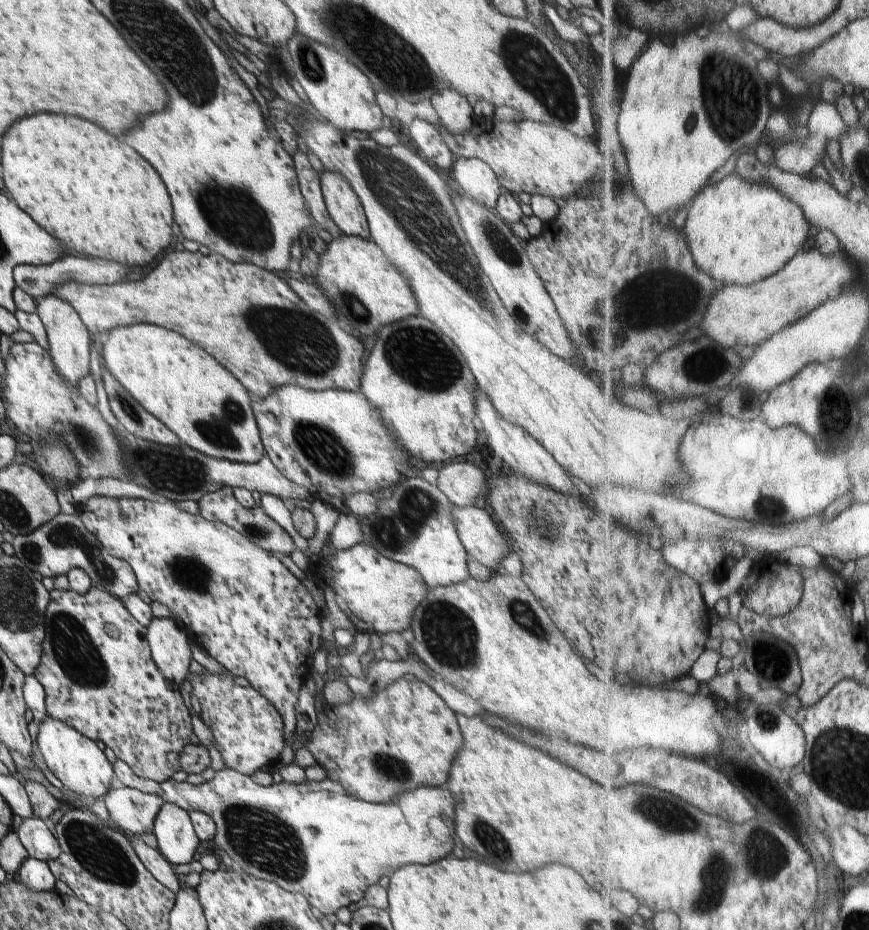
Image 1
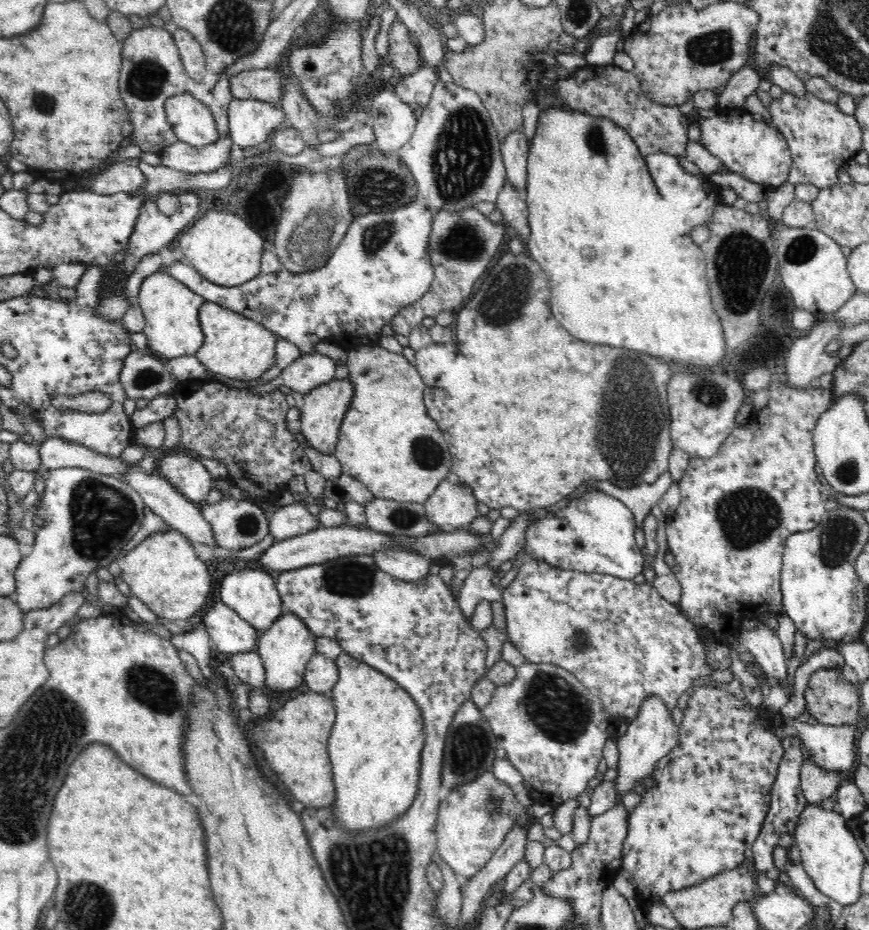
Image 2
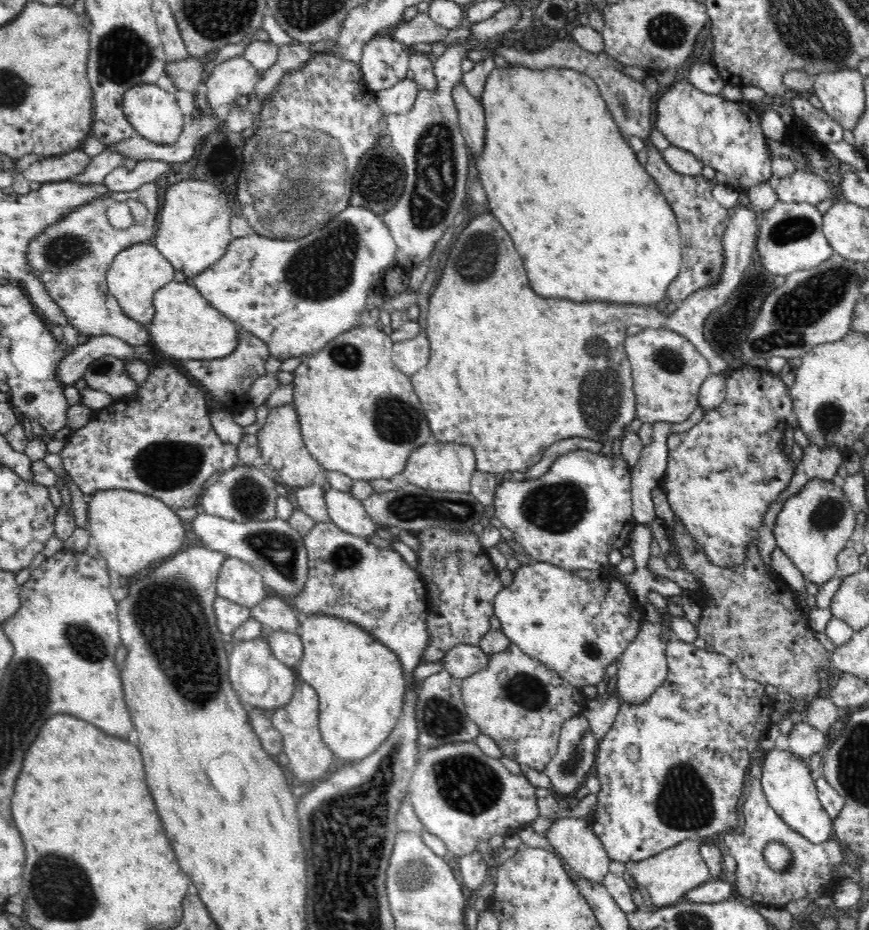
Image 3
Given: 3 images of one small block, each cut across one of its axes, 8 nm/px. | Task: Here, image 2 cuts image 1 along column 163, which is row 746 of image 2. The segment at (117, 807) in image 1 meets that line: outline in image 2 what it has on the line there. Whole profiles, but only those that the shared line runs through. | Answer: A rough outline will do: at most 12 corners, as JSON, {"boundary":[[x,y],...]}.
{"boundary":[[801,746],[800,784],[808,803],[820,805],[840,784],[836,771],[814,763]]}

